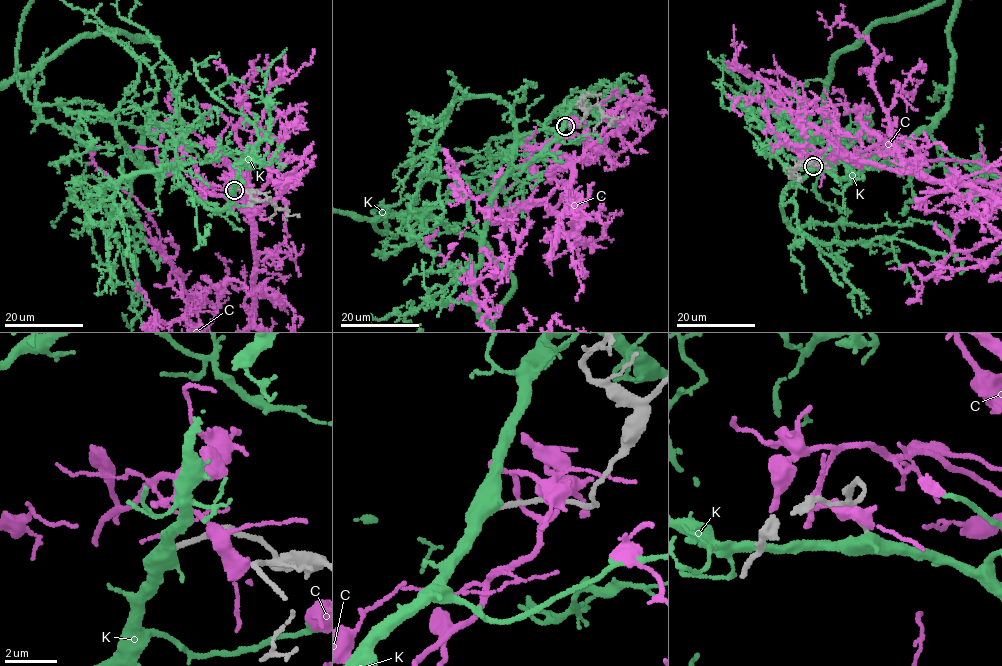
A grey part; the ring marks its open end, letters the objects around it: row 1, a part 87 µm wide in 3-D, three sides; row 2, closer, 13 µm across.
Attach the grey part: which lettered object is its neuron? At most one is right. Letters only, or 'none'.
K

